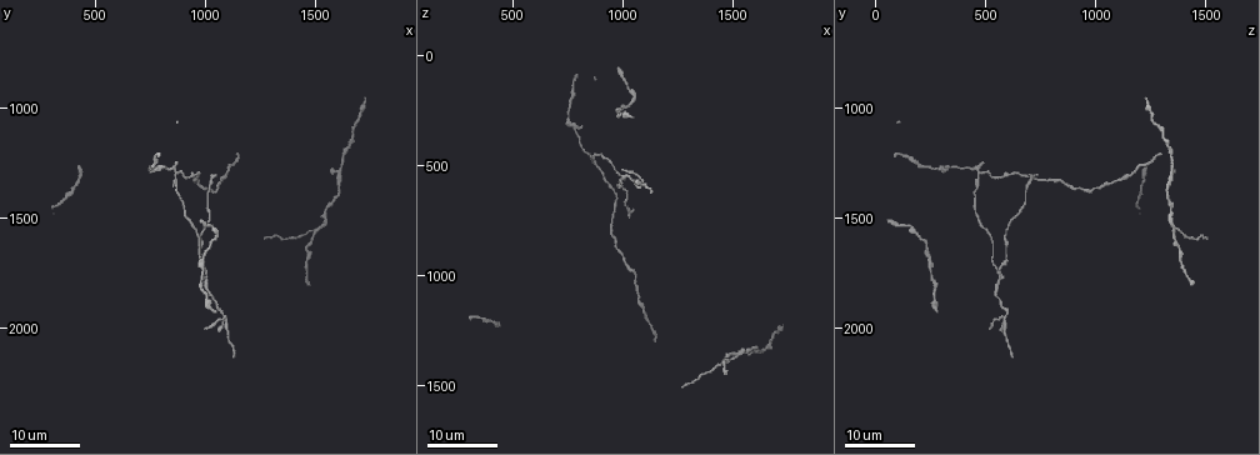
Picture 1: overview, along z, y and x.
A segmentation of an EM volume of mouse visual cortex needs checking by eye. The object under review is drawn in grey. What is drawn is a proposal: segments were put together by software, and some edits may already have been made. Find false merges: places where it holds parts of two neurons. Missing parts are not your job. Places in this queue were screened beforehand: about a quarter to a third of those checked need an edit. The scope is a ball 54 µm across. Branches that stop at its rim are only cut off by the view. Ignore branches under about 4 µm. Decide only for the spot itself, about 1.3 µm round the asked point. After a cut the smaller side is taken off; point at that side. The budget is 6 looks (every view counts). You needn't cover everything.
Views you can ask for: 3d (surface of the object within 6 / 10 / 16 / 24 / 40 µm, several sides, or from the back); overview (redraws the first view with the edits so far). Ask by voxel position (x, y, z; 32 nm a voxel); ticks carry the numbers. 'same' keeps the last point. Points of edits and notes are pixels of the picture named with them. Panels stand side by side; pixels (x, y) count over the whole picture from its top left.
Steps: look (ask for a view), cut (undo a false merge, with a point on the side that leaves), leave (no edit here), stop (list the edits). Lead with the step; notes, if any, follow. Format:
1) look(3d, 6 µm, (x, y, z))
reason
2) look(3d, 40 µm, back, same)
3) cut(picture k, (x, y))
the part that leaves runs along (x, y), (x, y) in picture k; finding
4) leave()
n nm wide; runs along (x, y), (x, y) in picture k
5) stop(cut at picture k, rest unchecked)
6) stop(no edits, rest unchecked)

look(3d, 24 µm, (1510, 1550, 1370))
arms part here

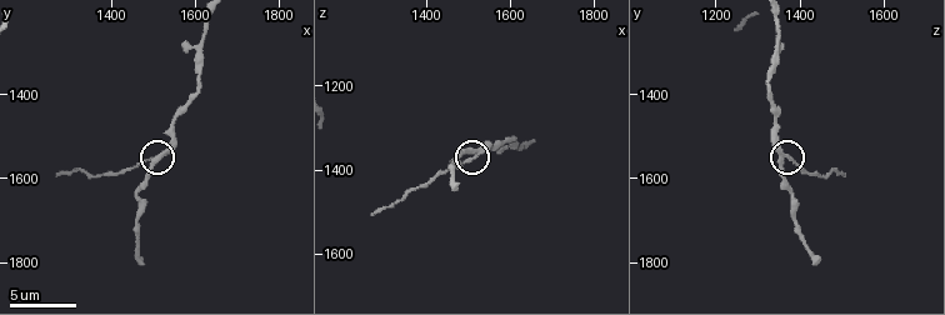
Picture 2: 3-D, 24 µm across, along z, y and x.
look(3d, 10 µm, (1500, 1550, 1365))

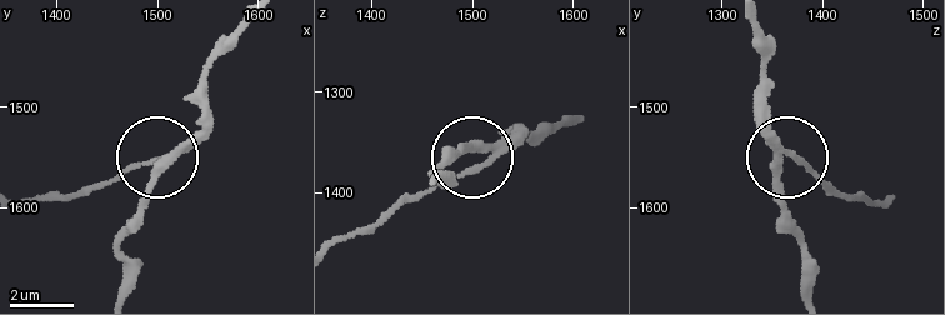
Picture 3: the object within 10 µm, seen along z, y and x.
cut(picture 3, (143, 163))
side arm 10 µm; the part that leaves runs along (183, 148), (105, 183), (24, 201) in picture 3; two neurons meet here

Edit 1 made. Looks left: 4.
look(3d, 24 µm, (980, 1360, 890))

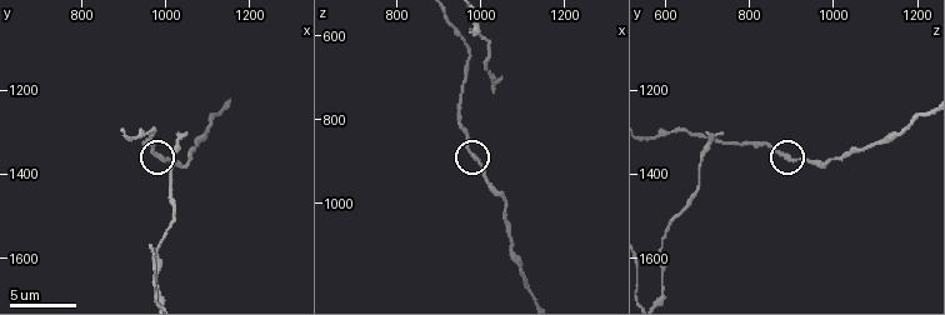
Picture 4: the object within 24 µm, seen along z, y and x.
look(3d, 6 µm, (980, 1350, 890))

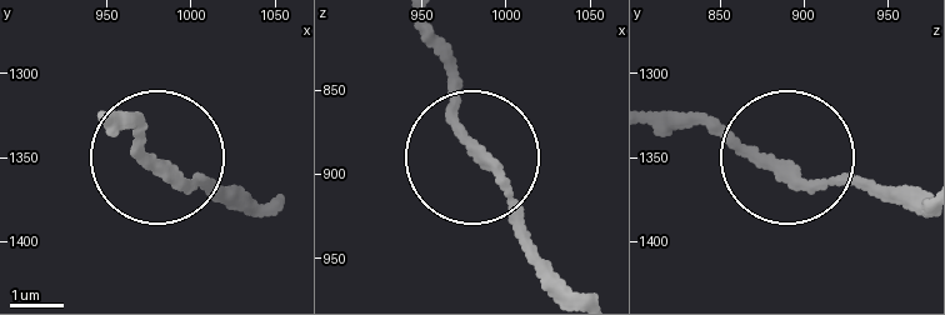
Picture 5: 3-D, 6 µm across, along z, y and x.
leave()
side arm 29 µm; runs along (425, 23), (456, 130), (501, 184), (528, 260) in picture 5; continuous, no second neuron

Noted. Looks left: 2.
look(3d, 24 µm, (870, 1290, 470))
four or more arms meet

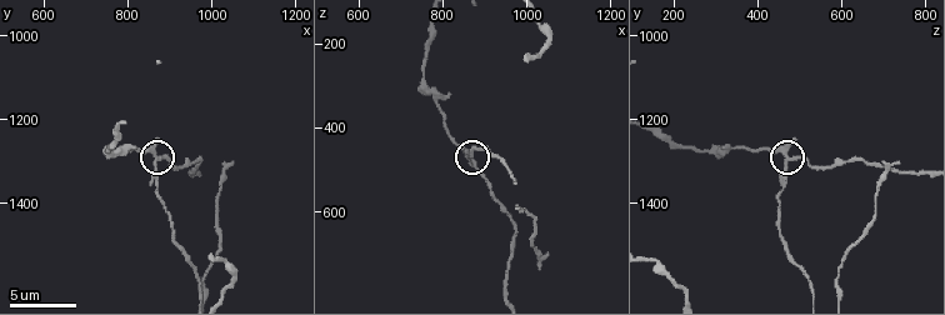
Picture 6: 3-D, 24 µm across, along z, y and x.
look(3d, 10 µm, (860, 1295, 465))

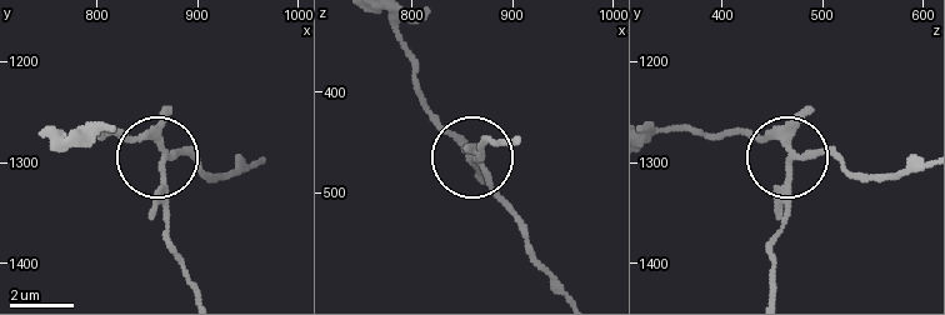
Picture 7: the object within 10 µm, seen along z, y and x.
cut(picture 7, (163, 206))
230 nm wide; the part that leaves runs along (161, 163), (161, 209), (190, 289) in picture 7; a second neuron is stuck on

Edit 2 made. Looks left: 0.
stop(cut at picture 3, cut at picture 7, rest unchecked)

